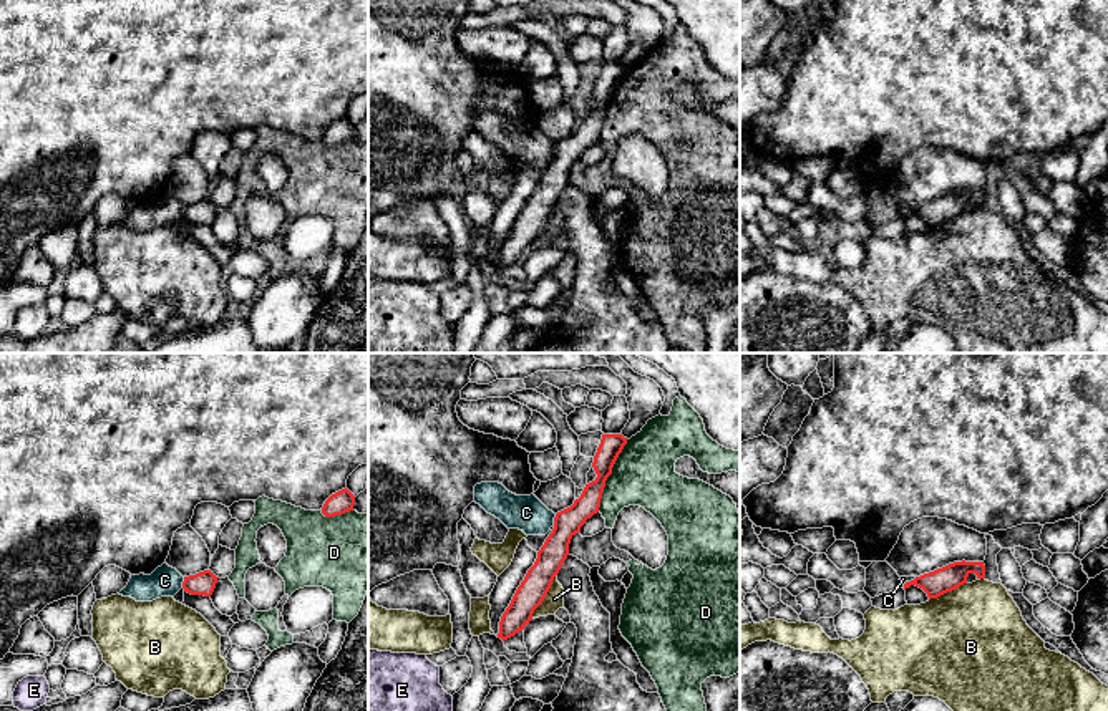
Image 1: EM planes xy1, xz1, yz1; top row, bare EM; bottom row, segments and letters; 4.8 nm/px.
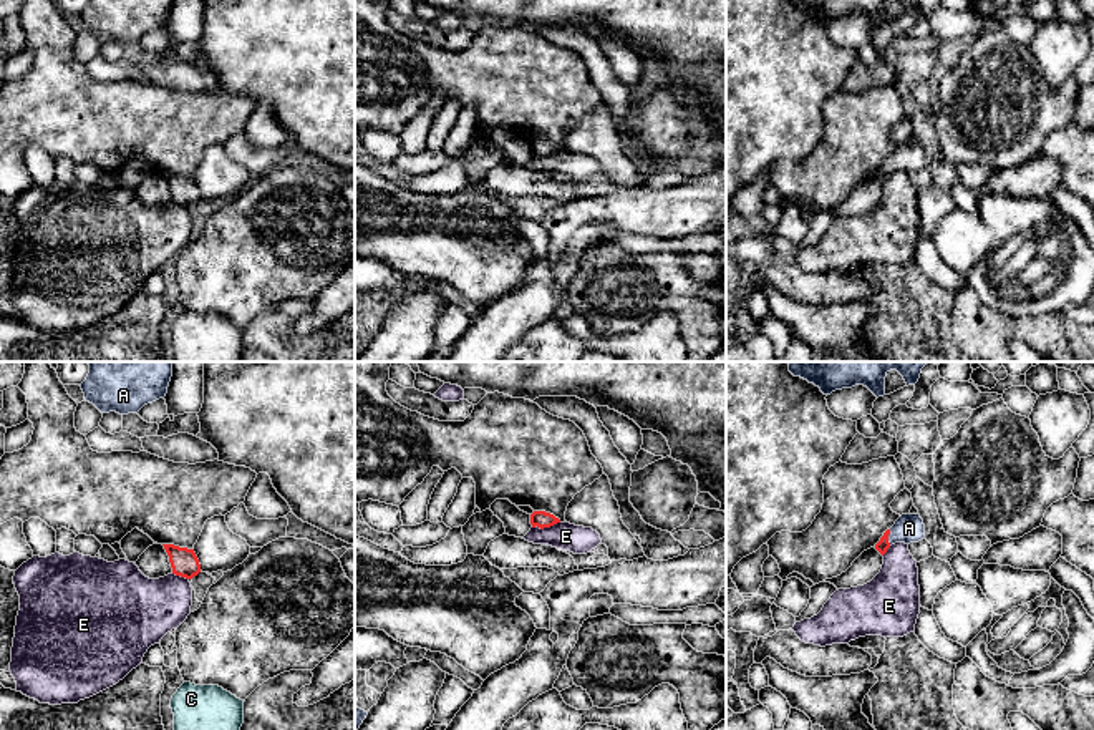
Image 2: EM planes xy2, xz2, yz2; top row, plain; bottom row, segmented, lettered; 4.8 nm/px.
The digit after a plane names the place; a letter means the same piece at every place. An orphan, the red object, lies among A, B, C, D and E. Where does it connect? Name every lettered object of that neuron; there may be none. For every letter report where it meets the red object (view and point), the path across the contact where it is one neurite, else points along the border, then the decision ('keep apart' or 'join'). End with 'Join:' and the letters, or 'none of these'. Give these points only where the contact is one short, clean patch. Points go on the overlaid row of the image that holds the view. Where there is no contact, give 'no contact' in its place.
A: contact yz2 (887, 538); way yz2 (882, 545), (887, 538), (909, 528); join
B: contact xz1 (546, 594); keep apart
C: contact xy1 (183, 582); border xy1 (184, 577), (181, 587); keep apart
D: contact xz1 (609, 474); keep apart
E: contact xz2 (547, 526); border xz2 (559, 521), (537, 528); keep apart
Join: A

